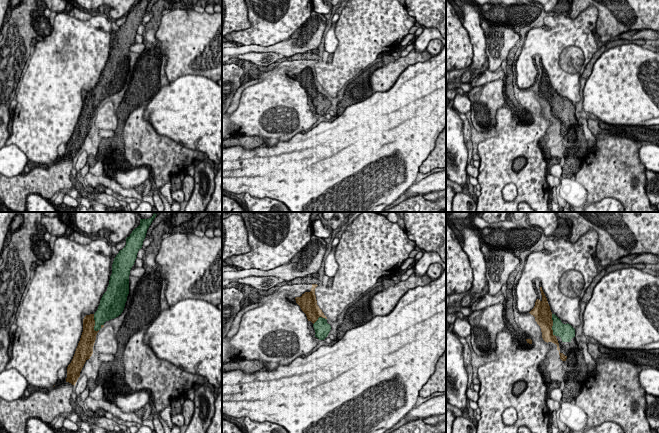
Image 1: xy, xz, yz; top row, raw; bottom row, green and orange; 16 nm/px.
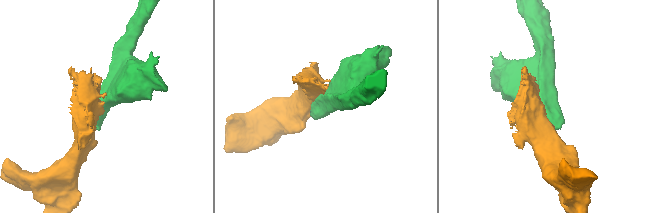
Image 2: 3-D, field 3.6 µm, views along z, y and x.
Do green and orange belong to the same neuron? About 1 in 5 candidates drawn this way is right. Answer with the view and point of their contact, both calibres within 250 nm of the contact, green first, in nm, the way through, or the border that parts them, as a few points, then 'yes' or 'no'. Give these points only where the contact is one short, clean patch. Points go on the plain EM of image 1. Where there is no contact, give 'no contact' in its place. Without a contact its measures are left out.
contact yz (553, 101); calibres 280 and 280 nm; yes

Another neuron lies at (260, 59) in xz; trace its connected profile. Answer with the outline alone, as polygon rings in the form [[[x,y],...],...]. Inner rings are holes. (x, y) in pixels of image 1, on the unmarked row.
[[[250,52],[250,53],[240,54],[237,56],[238,60],[249,61],[257,65],[258,67],[269,66],[278,61],[280,58],[281,55],[274,52],[269,52],[269,53]]]

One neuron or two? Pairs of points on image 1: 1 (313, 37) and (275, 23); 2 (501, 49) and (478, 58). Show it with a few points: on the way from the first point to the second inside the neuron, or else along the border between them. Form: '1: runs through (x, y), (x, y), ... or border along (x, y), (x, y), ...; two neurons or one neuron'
1: border along (311, 13), (307, 20), (288, 38), (275, 43); two neurons
2: border along (483, 31), (486, 58), (488, 60); two neurons

